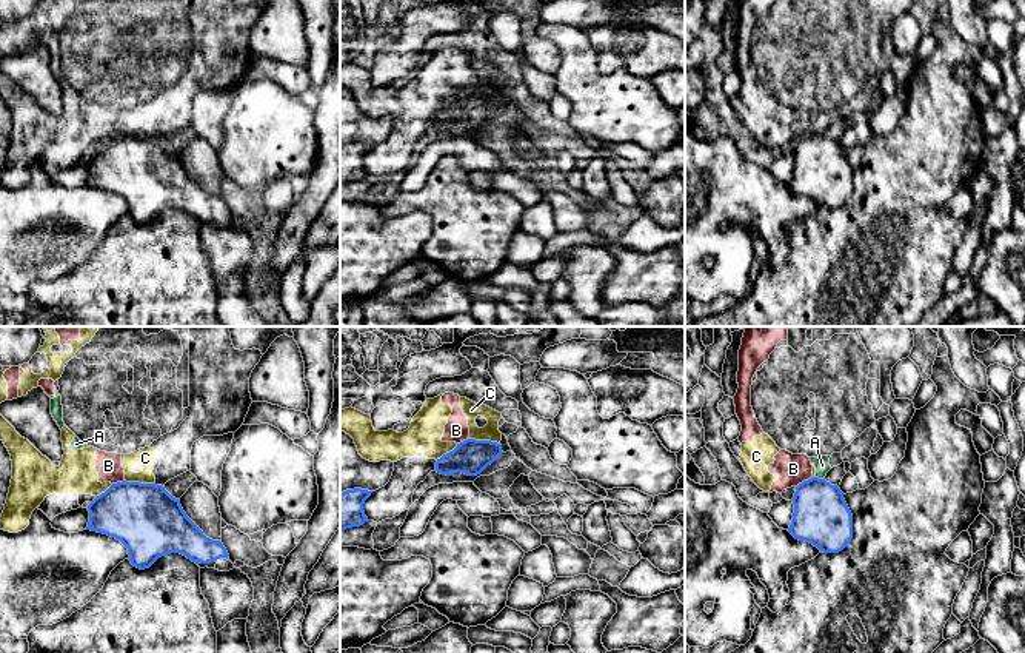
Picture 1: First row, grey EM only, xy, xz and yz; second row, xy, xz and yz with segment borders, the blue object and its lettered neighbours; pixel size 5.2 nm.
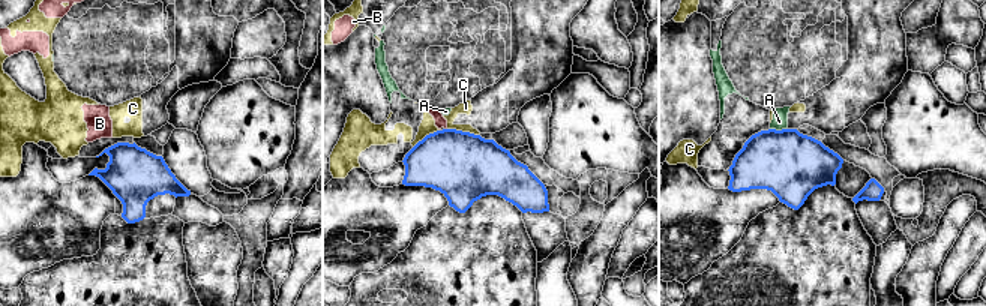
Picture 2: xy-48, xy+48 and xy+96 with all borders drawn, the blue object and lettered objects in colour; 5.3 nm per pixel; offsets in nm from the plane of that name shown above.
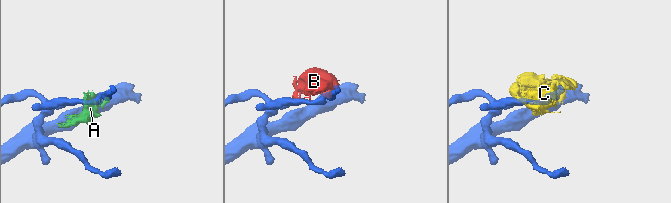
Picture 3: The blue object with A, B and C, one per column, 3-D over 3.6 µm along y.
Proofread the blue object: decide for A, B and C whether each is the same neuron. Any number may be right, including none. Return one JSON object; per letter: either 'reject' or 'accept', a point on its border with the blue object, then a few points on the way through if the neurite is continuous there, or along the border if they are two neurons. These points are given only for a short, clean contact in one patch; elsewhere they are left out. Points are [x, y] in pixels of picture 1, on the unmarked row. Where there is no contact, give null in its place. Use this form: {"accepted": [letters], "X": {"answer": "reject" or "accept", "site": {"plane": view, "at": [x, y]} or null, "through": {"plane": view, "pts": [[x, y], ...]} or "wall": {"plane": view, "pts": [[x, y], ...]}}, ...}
{"accepted": [], "A": {"answer": "reject", "site": {"plane": "yz", "at": [817, 133]}, "wall": {"plane": "yz", "pts": [[816, 131], [822, 134]]}}, "B": {"answer": "reject", "site": {"plane": "yz", "at": [804, 136]}, "wall": {"plane": "yz", "pts": [[811, 133], [796, 142]]}}, "C": {"answer": "reject", "site": {"plane": "xy", "at": [139, 137]}, "wall": {"plane": "xy", "pts": [[125, 134], [154, 139]]}}}

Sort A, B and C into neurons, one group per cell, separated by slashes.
A B C

